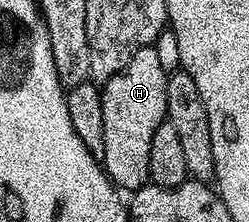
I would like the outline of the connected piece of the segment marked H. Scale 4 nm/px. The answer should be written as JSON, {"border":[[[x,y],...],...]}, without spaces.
{"border":[[[156,45],[139,48],[135,56],[111,80],[100,87],[101,103],[103,104],[103,159],[105,175],[113,181],[118,191],[136,192],[149,182],[147,163],[151,156],[151,139],[155,137],[155,128],[167,120],[167,71],[159,60]]]}

